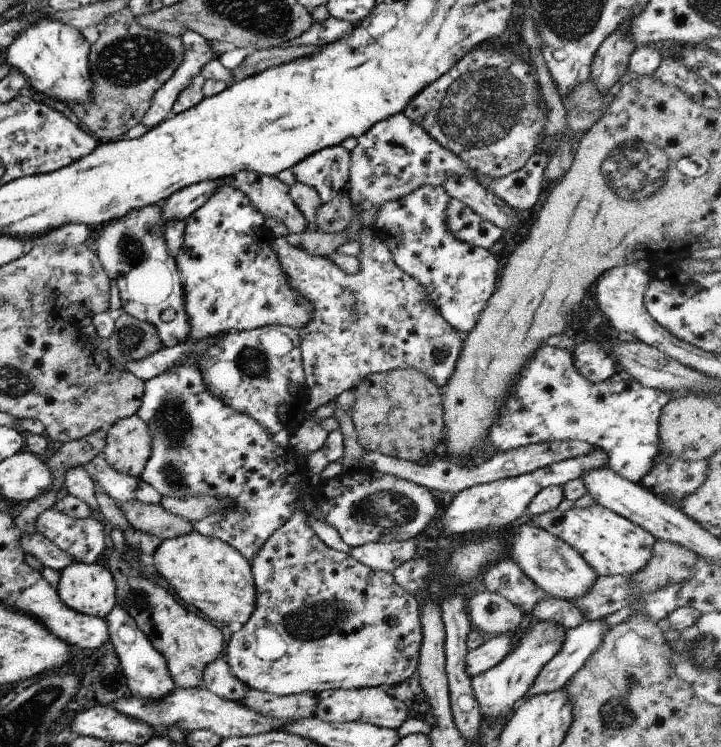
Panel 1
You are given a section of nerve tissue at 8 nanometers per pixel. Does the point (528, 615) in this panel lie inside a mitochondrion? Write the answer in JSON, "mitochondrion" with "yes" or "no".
{"mitochondrion":"no"}

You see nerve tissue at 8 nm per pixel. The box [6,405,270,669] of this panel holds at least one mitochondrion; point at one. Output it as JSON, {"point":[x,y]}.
{"point":[137,599]}

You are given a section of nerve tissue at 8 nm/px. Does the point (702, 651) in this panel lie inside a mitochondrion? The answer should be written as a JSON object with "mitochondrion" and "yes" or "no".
{"mitochondrion":"yes"}

